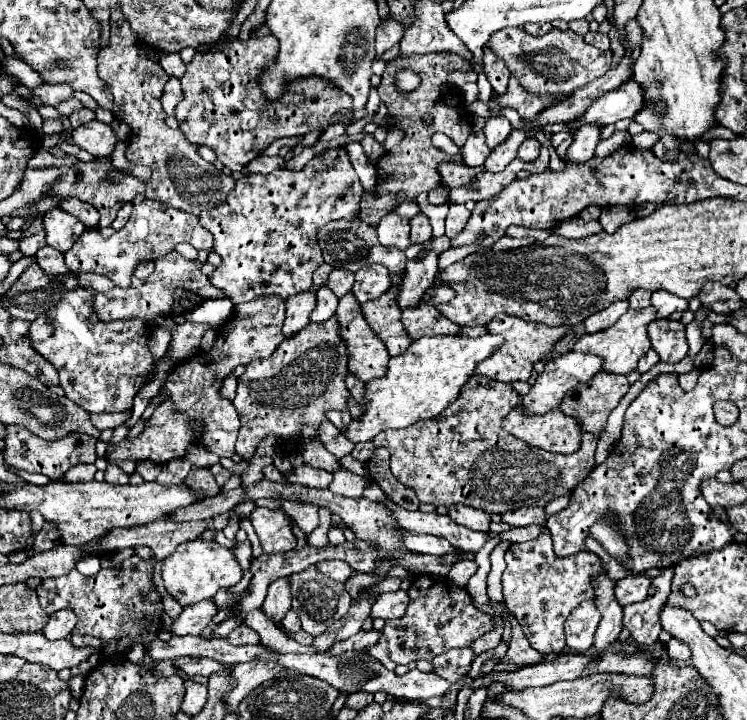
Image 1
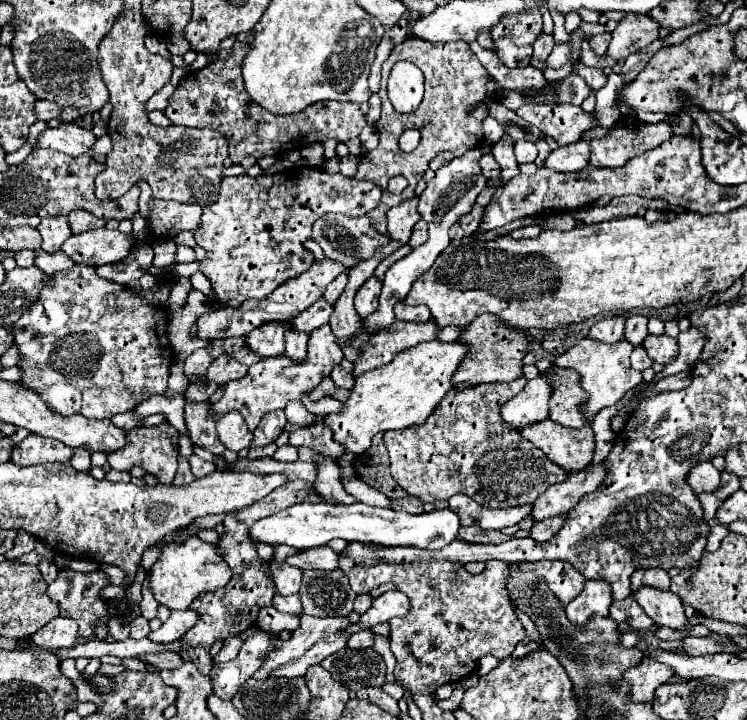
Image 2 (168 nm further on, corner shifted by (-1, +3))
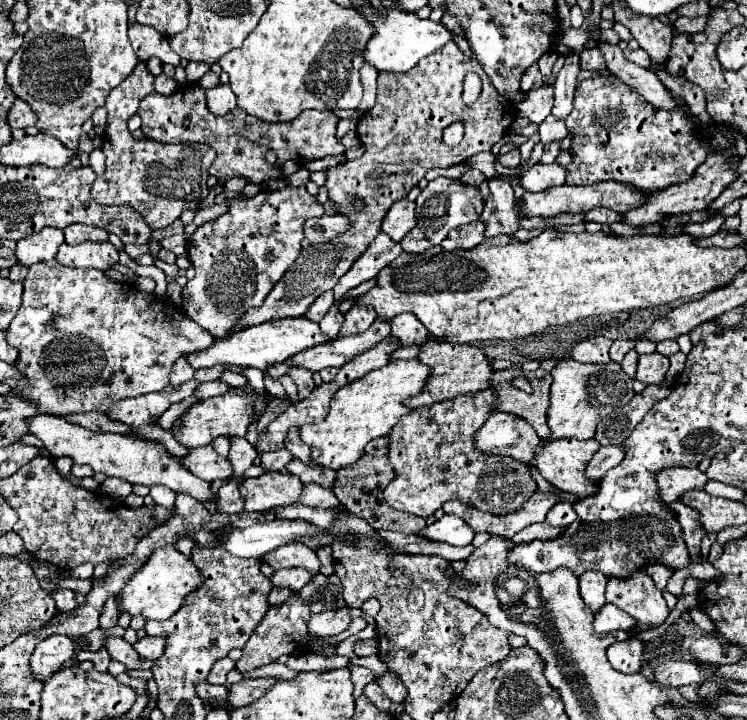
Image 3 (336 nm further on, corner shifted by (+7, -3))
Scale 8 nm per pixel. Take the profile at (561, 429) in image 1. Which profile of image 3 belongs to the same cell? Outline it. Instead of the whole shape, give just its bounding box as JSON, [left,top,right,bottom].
[535,439,599,499]

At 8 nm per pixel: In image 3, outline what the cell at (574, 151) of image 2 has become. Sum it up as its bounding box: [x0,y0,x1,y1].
[519,163,565,193]

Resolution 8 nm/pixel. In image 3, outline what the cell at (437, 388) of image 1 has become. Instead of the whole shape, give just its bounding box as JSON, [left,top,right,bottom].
[299,359,429,471]

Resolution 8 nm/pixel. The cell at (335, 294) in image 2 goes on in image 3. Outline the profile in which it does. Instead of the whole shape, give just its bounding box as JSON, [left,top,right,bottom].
[305,291,335,323]

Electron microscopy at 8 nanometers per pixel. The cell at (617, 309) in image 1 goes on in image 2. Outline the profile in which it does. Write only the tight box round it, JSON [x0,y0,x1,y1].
[589,315,625,343]

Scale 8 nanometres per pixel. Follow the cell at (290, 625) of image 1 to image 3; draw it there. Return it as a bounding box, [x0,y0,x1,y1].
[269,589,291,607]

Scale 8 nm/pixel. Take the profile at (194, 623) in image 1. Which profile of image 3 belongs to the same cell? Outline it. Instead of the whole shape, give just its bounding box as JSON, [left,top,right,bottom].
[133,637,165,661]

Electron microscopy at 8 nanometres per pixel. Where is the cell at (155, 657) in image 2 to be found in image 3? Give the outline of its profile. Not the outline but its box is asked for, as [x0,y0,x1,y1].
[105,637,153,669]

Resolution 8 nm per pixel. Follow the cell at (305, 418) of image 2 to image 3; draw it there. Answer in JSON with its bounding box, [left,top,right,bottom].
[187,317,331,399]

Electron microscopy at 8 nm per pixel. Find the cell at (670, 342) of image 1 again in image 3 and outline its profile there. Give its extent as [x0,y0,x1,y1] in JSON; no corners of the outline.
[635,353,669,385]

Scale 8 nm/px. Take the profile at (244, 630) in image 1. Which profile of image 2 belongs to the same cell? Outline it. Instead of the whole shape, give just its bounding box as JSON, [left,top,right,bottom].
[215,635,243,663]

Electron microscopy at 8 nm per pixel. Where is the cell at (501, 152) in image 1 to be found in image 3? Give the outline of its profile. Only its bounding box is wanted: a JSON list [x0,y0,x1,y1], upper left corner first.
[459,169,485,187]

